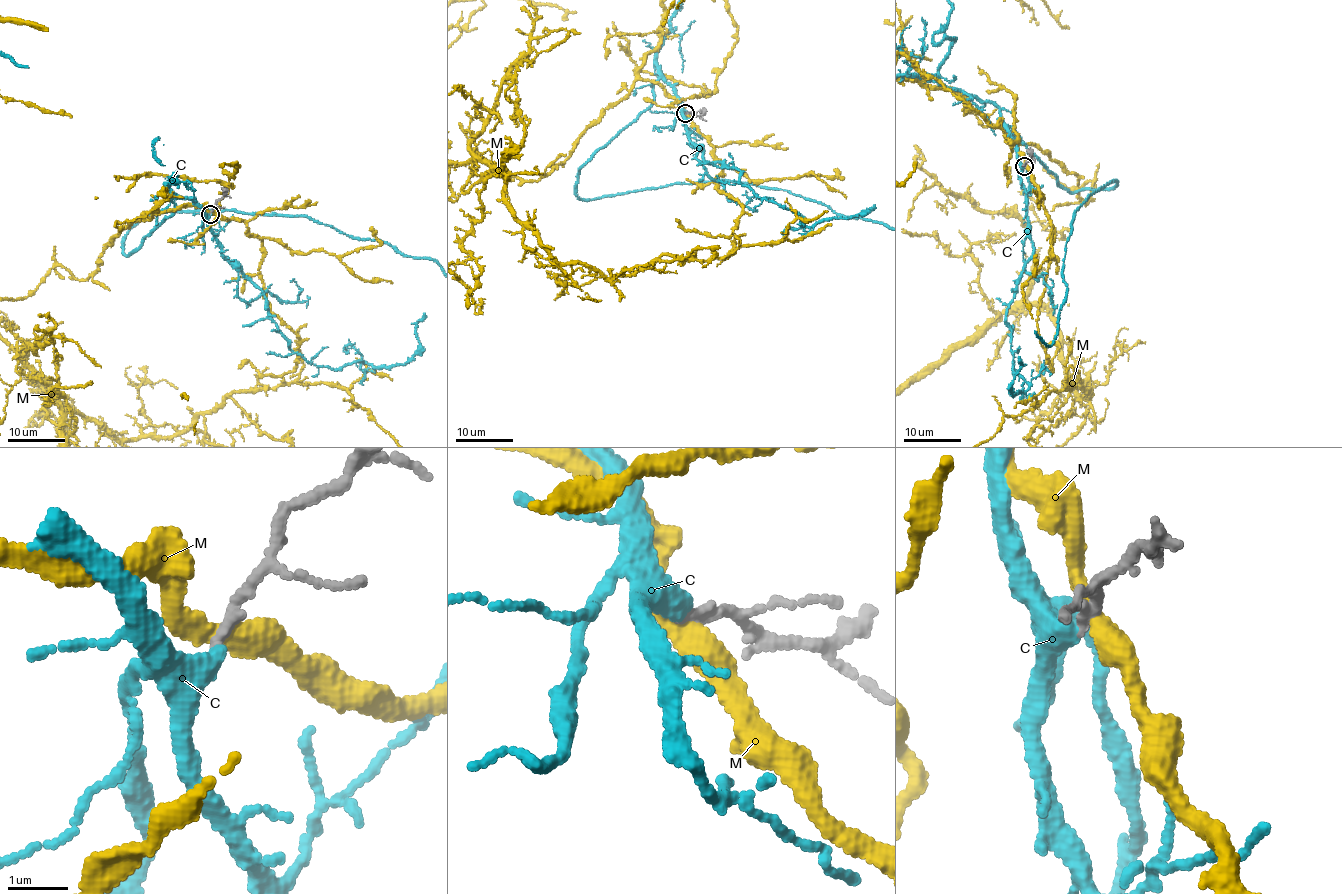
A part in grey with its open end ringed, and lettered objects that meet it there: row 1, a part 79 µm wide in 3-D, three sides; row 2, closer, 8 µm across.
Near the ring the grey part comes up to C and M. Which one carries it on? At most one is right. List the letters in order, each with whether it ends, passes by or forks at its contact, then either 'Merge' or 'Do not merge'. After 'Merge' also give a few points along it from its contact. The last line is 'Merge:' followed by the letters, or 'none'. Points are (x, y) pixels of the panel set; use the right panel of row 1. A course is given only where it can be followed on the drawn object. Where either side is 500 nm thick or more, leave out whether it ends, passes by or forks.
C: It passes by. Merge
M: It passes by. Do not merge
Merge: C

